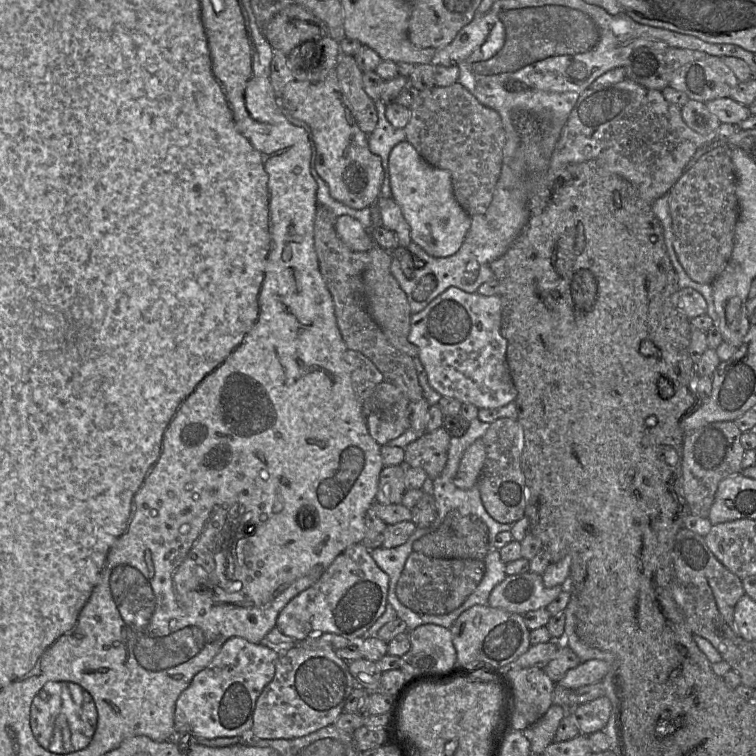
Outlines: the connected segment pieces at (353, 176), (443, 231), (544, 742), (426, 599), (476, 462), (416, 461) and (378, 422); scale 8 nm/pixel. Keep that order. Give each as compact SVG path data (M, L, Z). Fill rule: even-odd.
M335 69L335 74L333 76L330 76L329 78L320 81L320 82L309 82L309 81L300 81L294 79L290 83L288 83L282 93L279 96L279 101L284 107L288 113L295 119L298 120L298 126L303 127L305 131L307 132L310 142L311 142L311 147L312 147L312 155L313 155L313 162L314 162L314 167L317 172L317 174L325 181L327 186L329 187L329 192L330 195L340 203L359 210L359 209L364 209L367 207L373 206L378 199L382 196L381 195L381 186L384 180L384 171L383 171L383 166L382 166L382 160L381 158L377 155L374 154L373 152L370 151L369 145L368 145L368 135L365 134L357 125L356 121L354 120L354 117L348 107L348 104L344 98L344 95L342 93L341 87L338 83L337 77L336 77L336 69Z
M408 141L398 143L391 150L388 172L392 198L400 206L409 225L412 241L434 257L448 257L457 253L471 226L471 216L462 208L454 196L451 173L427 163Z
M553 704L535 724L523 731L524 736L530 742L532 753L543 754L554 741L559 723L567 713L567 707Z
M413 551L396 584L396 595L404 606L419 614L448 614L473 593L483 579L485 569L482 560L433 558Z
M483 439L472 443L463 453L457 474L454 478L455 485L463 490L477 485L482 474L486 458L486 449Z
M444 428L427 431L404 449L404 465L422 468L430 479L437 478L446 466L452 436Z
M383 381L379 383L366 402L366 424L371 437L385 446L410 429L410 401L396 385Z

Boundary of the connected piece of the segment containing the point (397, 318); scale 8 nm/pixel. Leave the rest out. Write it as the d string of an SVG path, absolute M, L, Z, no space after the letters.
M374 244L369 252L369 262L363 273L367 310L381 327L388 341L401 352L417 358L418 347L409 341L411 309L406 293L390 271L391 252Z

